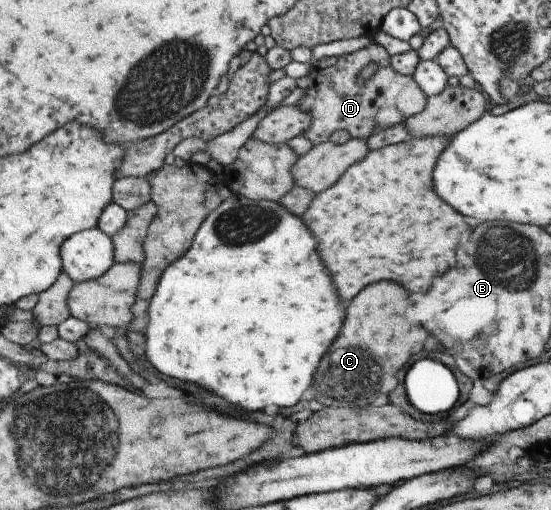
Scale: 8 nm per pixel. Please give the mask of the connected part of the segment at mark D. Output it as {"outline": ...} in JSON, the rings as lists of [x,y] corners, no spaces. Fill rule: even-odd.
{"outline":[[[378,43],[359,49],[353,53],[343,54],[335,57],[324,58],[317,62],[306,64],[308,72],[304,77],[297,80],[297,87],[306,88],[306,97],[296,104],[299,110],[303,110],[311,116],[311,125],[303,132],[312,145],[320,144],[329,140],[330,135],[336,131],[347,130],[351,137],[366,139],[375,132],[404,123],[408,117],[419,113],[425,108],[427,96],[416,84],[410,75],[396,72],[389,63],[389,54]],[[369,62],[377,64],[377,71],[363,85],[357,85],[355,78],[360,69]]]}

